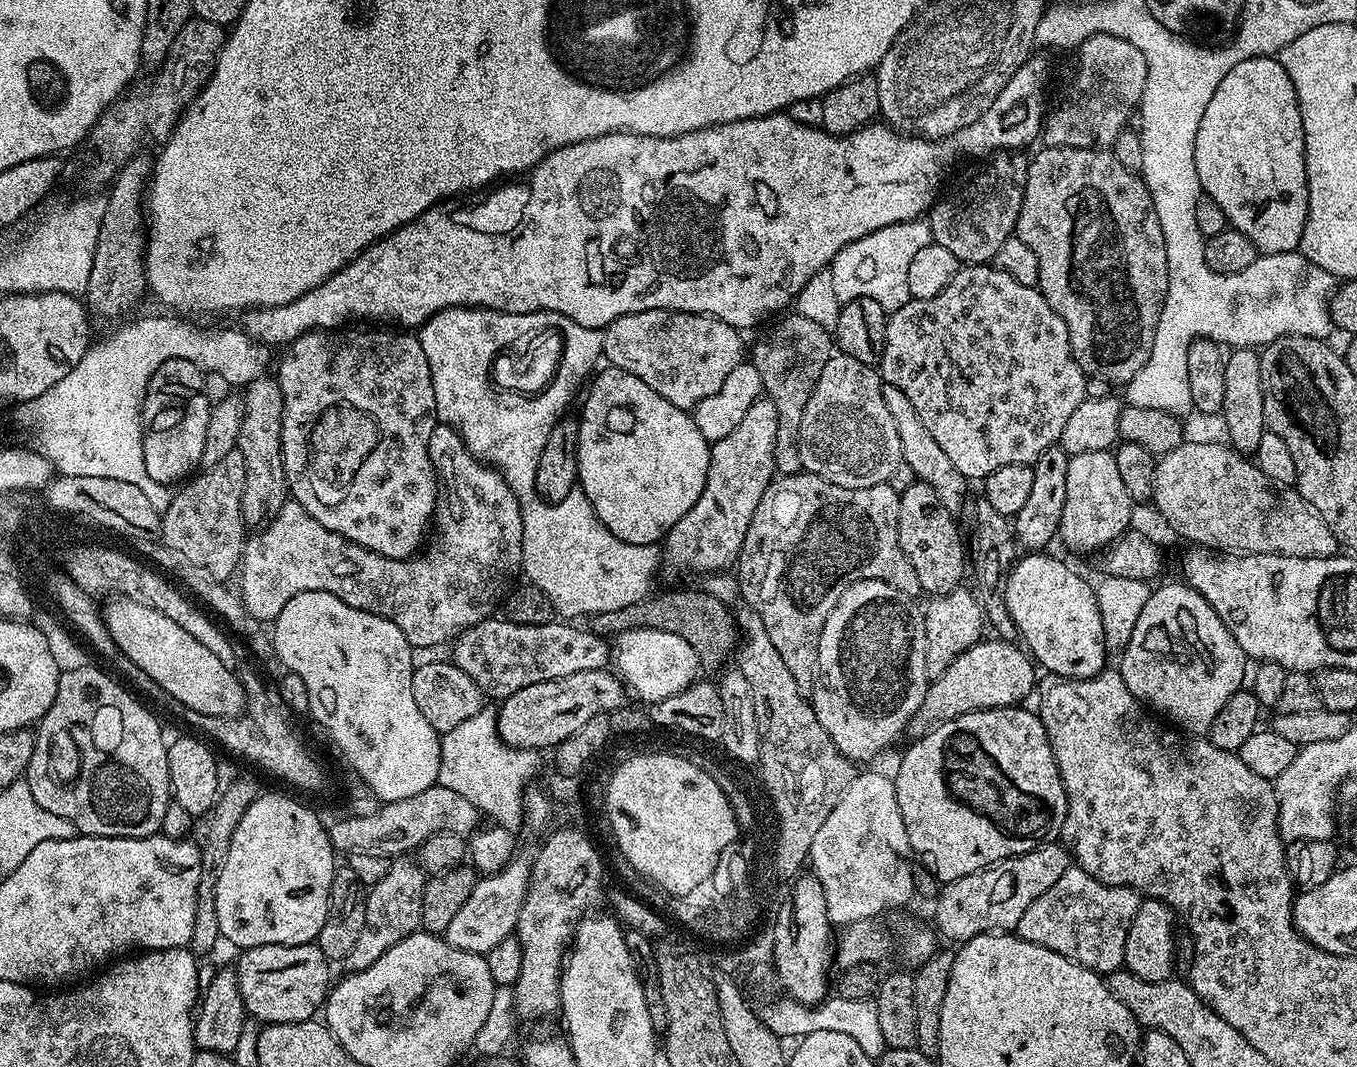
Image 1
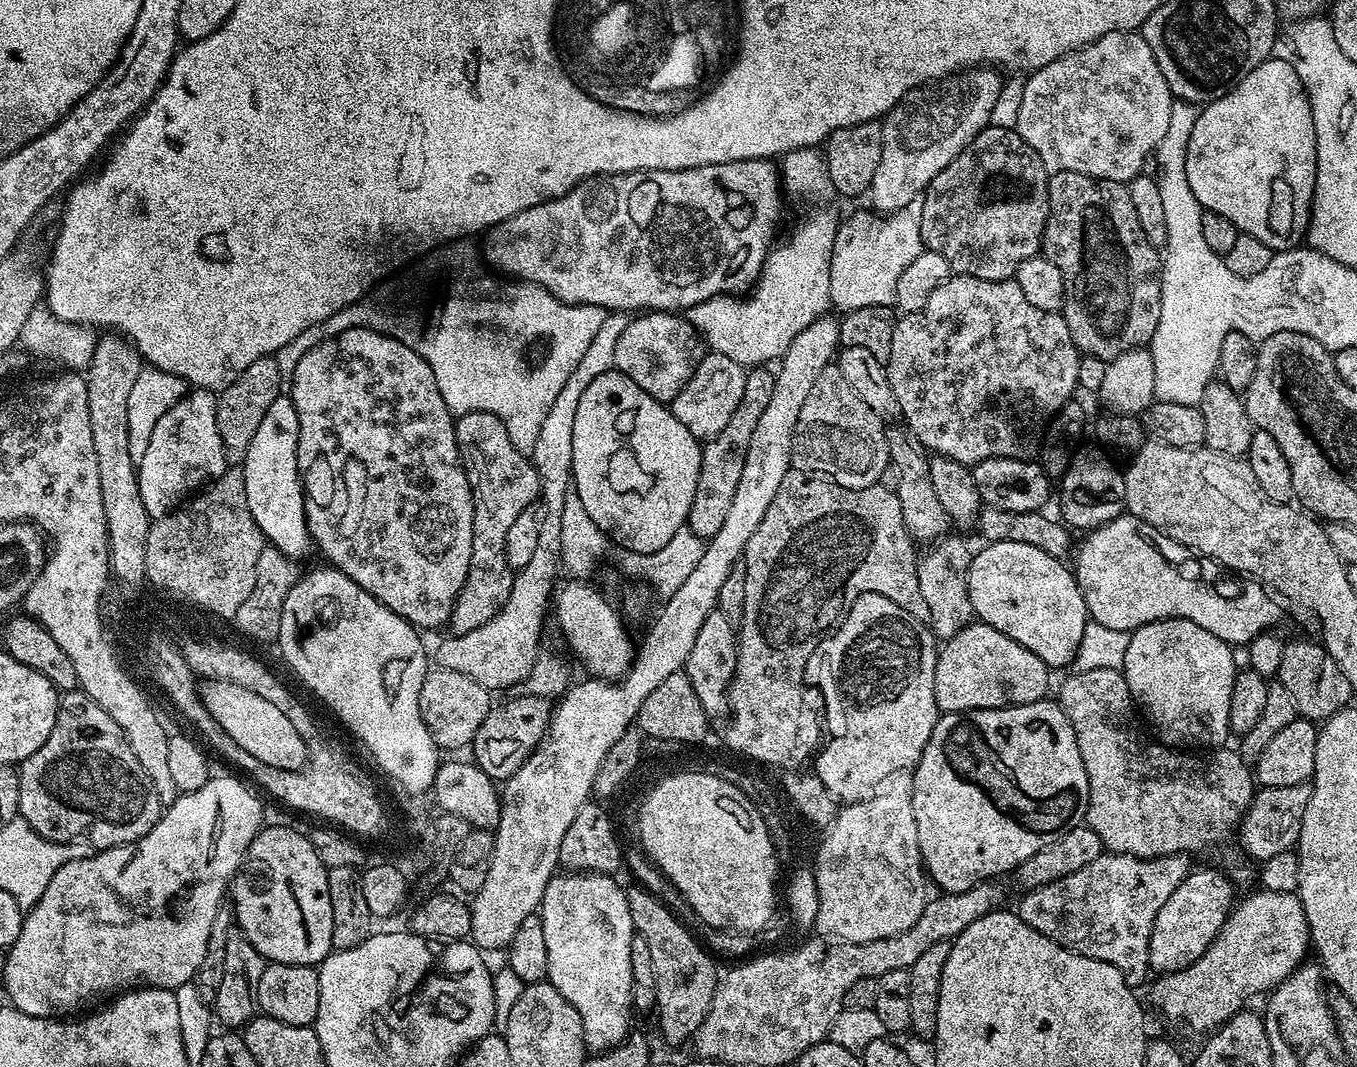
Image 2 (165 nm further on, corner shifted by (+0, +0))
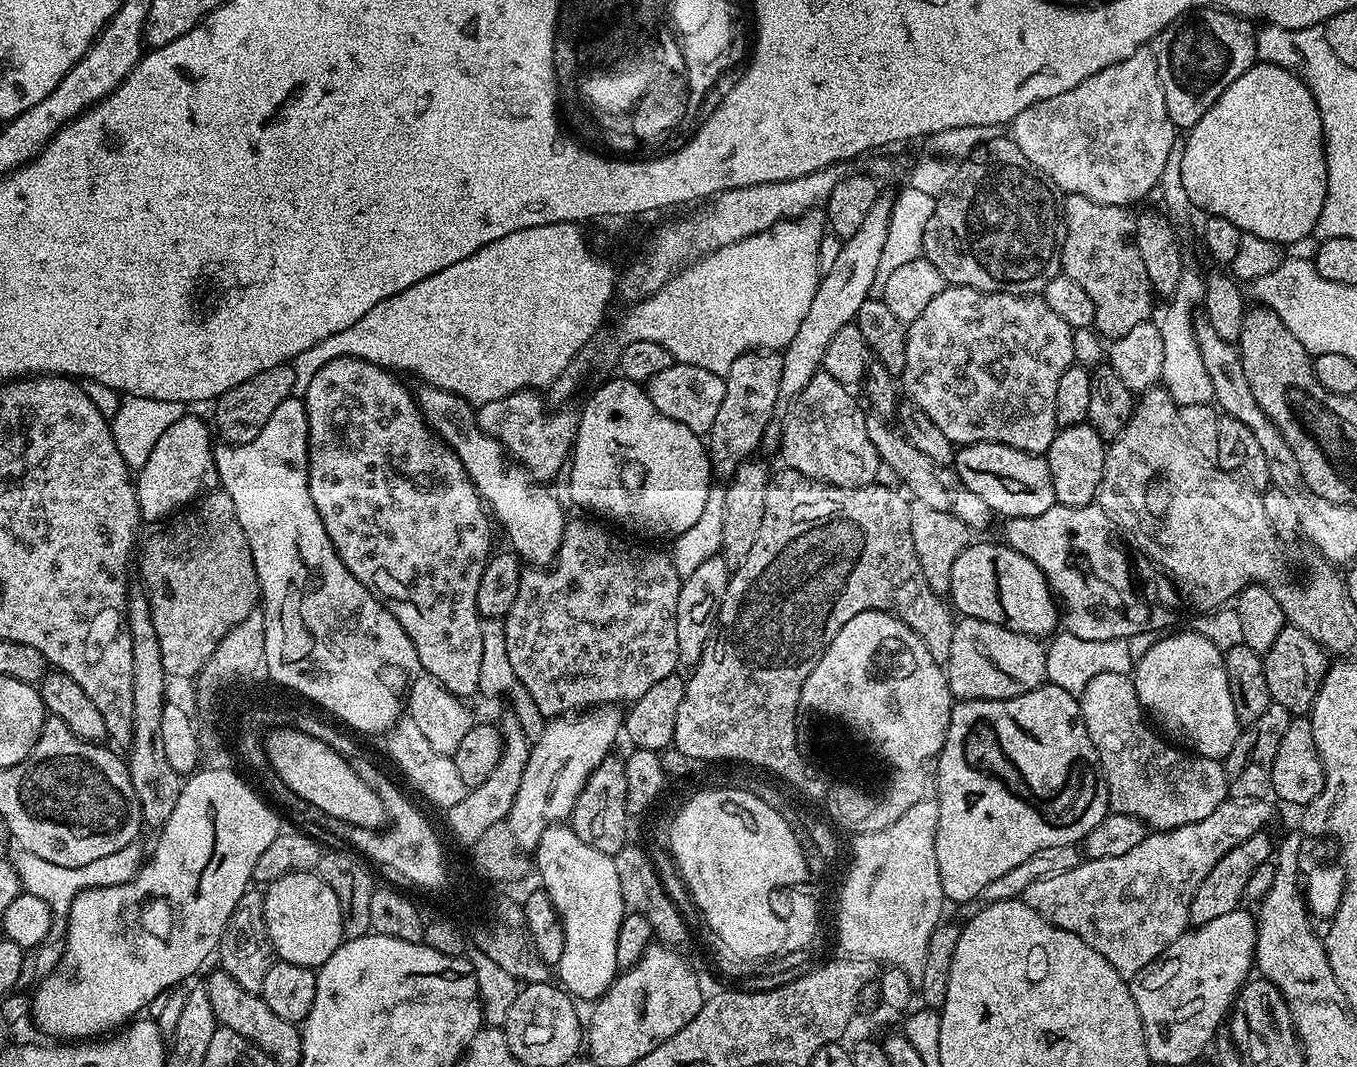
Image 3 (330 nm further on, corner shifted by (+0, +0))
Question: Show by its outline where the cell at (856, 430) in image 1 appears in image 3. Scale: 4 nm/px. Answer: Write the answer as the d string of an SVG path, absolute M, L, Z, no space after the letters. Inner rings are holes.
M821 370L814 374L814 378L810 378L806 390L802 390L802 394L791 401L792 413L788 416L788 425L785 423L782 428L778 455L784 459L784 468L793 468L811 480L821 480L823 484L832 484L836 488L861 488L875 481L881 463L878 450L874 448L874 442L870 440L868 433L869 417L864 416L860 409L861 401L856 401L848 392L851 391L838 383L829 372Z

